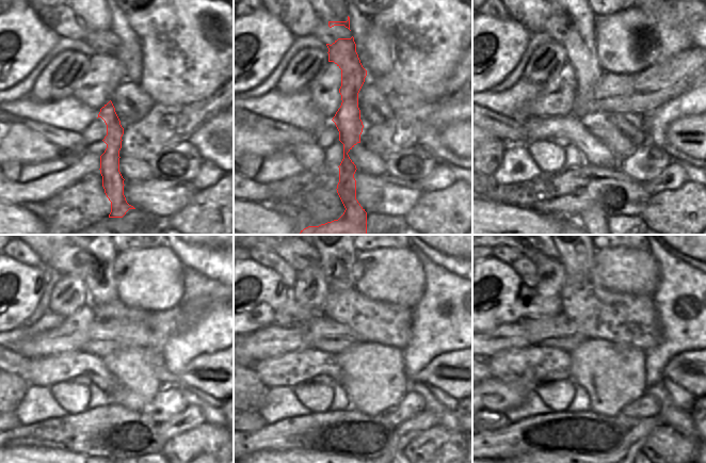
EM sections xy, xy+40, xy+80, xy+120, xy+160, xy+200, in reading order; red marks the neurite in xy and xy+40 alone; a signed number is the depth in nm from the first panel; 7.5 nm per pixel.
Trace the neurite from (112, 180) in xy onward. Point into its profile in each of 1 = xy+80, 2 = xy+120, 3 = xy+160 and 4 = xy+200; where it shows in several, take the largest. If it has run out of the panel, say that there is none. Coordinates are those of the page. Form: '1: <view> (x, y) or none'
1: xy+80 (580, 48)
2: xy+120 (101, 286)
3: xy+160 (339, 256)
4: xy+200 (578, 256)

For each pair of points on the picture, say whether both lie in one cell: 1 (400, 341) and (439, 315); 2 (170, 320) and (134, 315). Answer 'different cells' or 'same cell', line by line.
1: different cells
2: same cell

